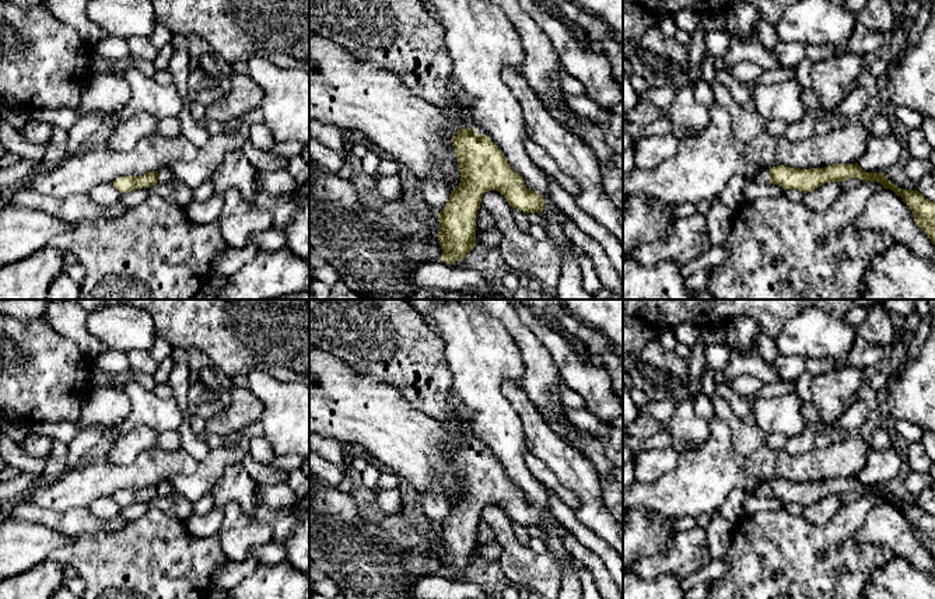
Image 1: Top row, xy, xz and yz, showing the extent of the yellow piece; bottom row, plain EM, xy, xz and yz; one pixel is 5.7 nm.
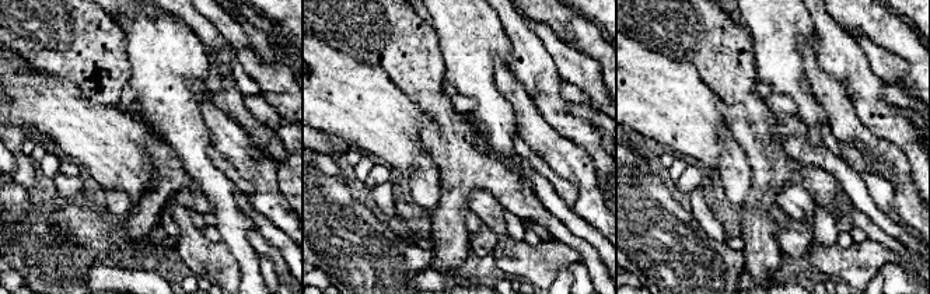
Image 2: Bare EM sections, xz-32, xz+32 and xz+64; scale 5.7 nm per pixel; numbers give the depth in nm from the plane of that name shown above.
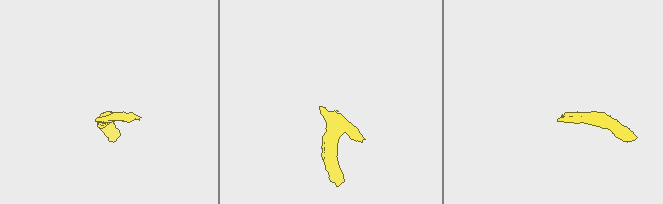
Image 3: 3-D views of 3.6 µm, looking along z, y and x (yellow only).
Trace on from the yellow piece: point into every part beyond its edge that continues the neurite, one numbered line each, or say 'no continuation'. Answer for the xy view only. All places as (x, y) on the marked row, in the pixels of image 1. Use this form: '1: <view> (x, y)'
1: xy (165, 175)

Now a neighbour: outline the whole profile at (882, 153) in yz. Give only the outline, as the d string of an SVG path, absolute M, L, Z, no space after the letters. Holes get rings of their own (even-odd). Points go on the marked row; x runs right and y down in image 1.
M889 132L882 137L871 137L865 153L859 157L857 164L865 172L882 174L887 168L896 165L903 153L903 146L899 139Z

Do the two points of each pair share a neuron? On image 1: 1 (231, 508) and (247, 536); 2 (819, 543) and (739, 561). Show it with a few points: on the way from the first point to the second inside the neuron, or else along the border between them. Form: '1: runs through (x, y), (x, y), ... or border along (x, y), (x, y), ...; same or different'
1: runs through (234, 515), (240, 529); same
2: runs through (799, 553), (759, 553); same

